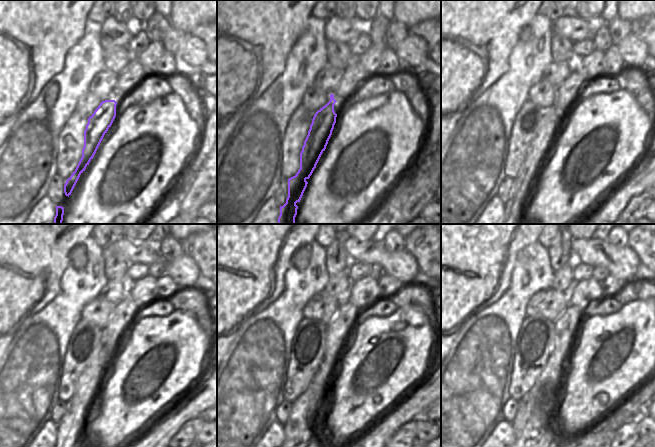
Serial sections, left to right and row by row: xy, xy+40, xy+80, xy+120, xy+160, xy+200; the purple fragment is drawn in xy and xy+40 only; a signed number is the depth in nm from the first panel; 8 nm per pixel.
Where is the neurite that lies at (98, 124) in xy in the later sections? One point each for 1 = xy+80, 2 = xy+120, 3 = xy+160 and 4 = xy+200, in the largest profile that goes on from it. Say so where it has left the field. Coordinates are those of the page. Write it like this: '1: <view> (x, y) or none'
1: xy+80 (523, 186)
2: xy+120 (75, 406)
3: xy+160 (299, 410)
4: xy+200 (524, 410)

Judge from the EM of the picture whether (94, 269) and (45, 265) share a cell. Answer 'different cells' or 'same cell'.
different cells

